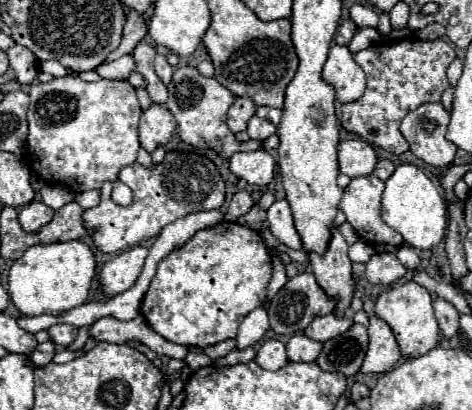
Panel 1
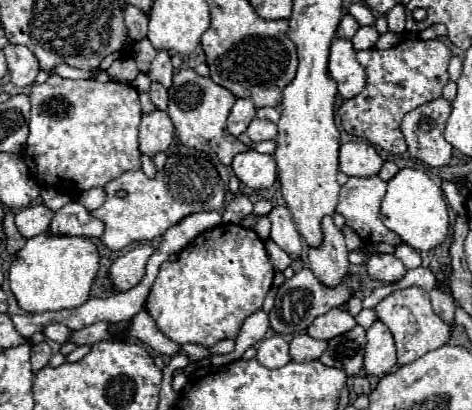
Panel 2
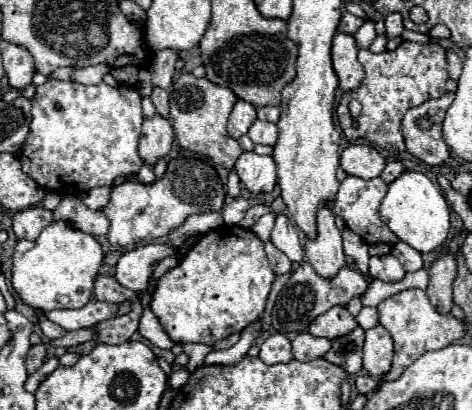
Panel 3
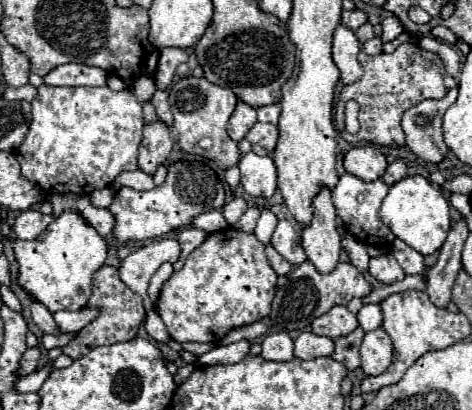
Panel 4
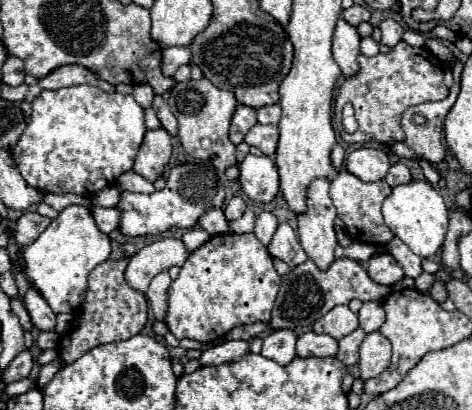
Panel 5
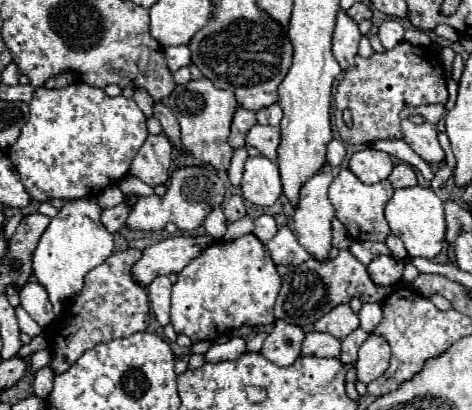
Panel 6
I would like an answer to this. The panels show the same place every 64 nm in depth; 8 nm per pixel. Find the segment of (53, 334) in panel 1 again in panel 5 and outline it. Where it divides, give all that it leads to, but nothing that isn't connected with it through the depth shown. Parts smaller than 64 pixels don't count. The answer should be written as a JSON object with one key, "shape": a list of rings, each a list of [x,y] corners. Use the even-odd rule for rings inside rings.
{"shape":[[[30,288],[26,292],[24,300],[26,300],[26,310],[32,318],[32,324],[36,324],[40,330],[54,330],[56,328],[56,314],[48,308],[48,304],[40,296],[40,292]]]}

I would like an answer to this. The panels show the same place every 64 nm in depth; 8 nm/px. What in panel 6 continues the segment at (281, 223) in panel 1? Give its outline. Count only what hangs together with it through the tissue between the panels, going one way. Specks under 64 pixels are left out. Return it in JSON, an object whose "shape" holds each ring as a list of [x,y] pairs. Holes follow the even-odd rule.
{"shape":[[[280,228],[278,234],[266,244],[268,254],[272,256],[274,264],[286,264],[286,266],[298,266],[310,258],[310,254],[300,246],[298,238],[290,228]]]}

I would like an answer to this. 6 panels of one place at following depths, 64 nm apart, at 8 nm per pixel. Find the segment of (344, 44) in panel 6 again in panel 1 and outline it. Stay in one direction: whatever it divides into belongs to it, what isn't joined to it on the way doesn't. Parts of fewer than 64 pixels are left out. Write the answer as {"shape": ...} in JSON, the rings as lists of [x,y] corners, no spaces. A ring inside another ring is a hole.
{"shape":[[[332,44],[328,52],[328,60],[322,70],[322,80],[334,86],[336,98],[342,104],[356,102],[366,90],[366,74],[354,62],[354,56],[346,46]]]}

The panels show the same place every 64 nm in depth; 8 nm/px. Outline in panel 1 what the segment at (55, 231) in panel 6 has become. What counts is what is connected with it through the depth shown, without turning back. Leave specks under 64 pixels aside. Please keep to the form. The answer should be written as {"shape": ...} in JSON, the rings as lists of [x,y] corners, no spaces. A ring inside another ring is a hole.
{"shape":[[[80,240],[64,244],[38,244],[28,248],[24,256],[12,264],[8,274],[8,292],[22,316],[62,314],[86,302],[94,274],[94,254]]]}

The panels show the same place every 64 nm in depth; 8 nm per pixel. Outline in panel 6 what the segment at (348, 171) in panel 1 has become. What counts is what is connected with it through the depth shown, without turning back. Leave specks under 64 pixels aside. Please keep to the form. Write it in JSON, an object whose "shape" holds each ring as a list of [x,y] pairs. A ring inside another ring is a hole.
{"shape":[[[366,148],[366,150],[360,150],[360,152],[352,154],[352,158],[348,162],[348,168],[364,184],[376,184],[376,182],[386,180],[394,166],[392,166],[392,160],[390,160],[390,156],[386,152]]]}

